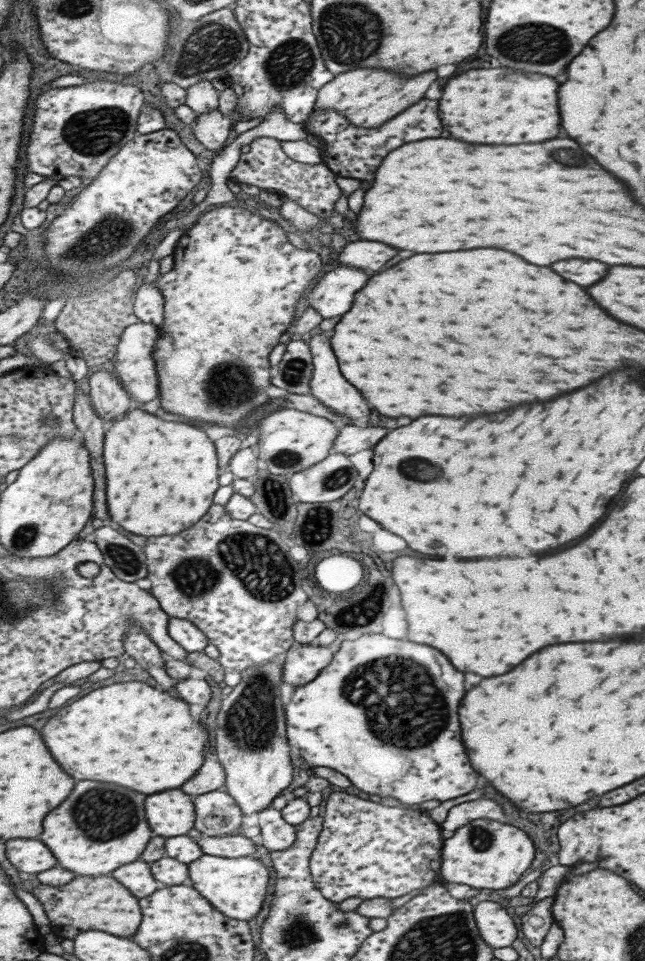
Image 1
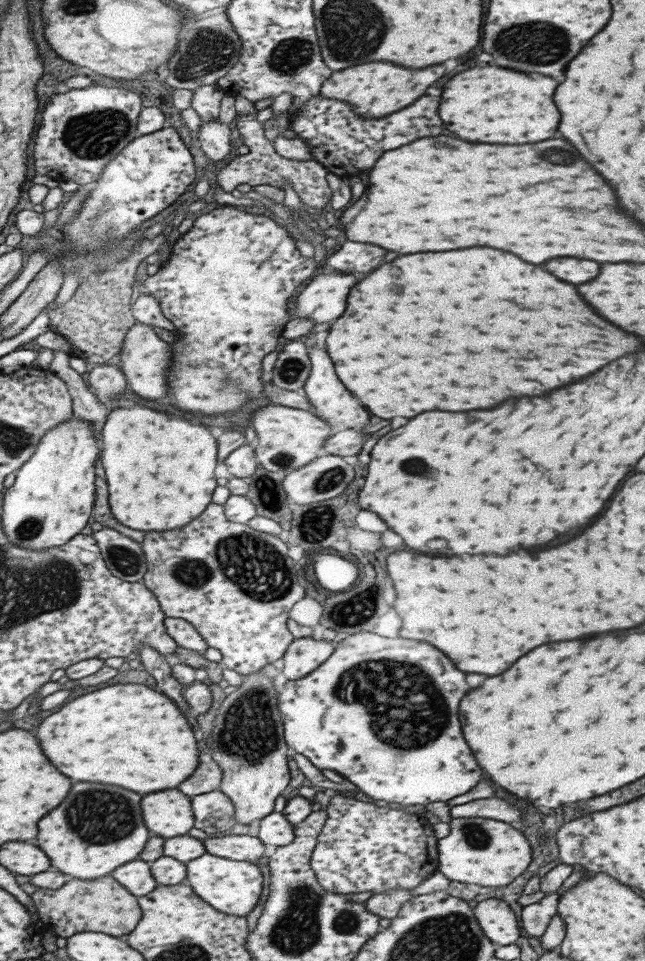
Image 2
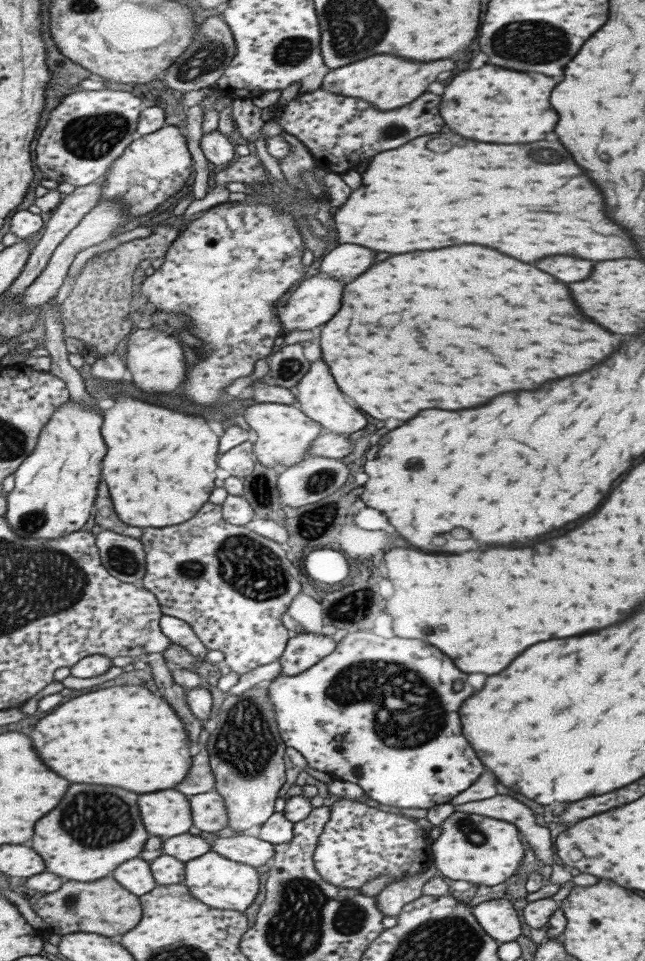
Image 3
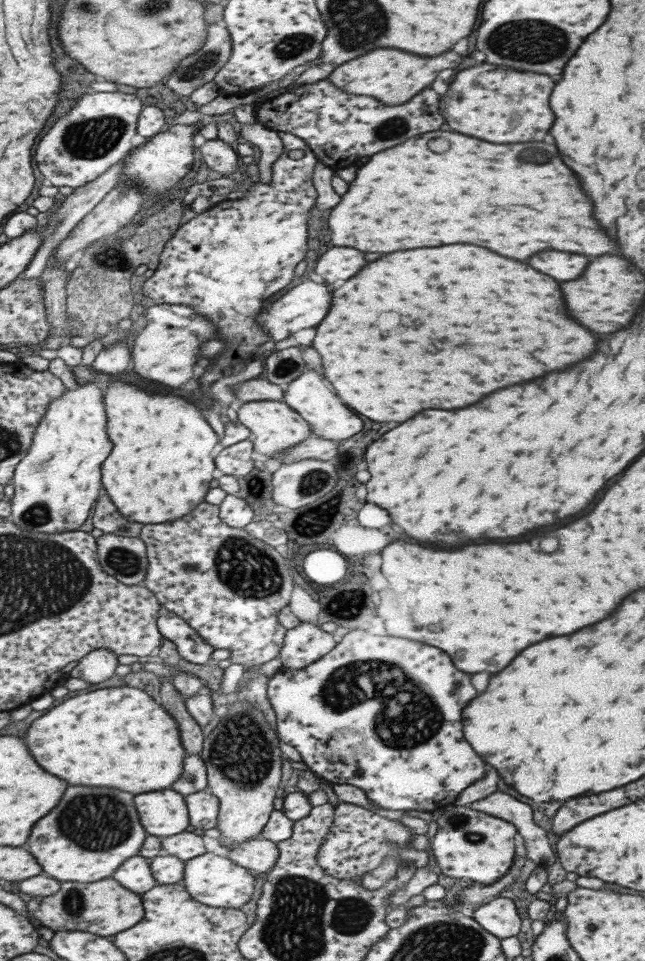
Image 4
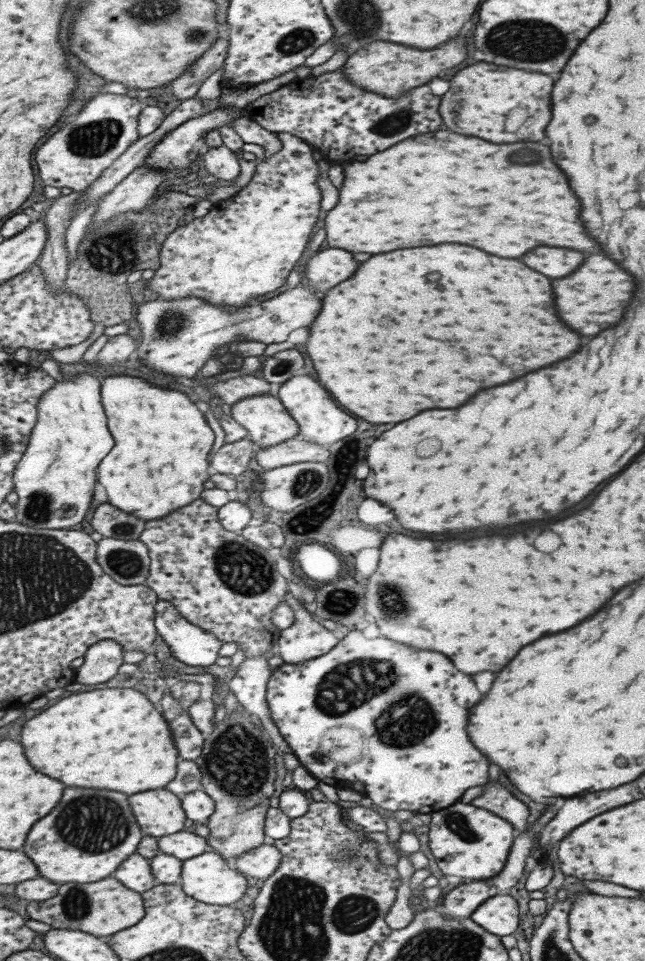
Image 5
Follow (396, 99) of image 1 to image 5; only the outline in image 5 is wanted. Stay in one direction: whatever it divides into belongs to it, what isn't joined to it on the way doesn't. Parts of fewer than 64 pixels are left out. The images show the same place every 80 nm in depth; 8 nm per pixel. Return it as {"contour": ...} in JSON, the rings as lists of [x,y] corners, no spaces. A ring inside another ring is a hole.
{"contour":[[[457,38],[447,40],[445,44],[439,44],[433,50],[405,48],[401,44],[389,44],[383,40],[375,40],[367,44],[365,48],[355,50],[340,69],[345,78],[363,90],[376,92],[383,98],[398,98],[405,90],[412,90],[419,84],[429,82],[441,70],[451,68],[459,64],[461,60],[465,60],[465,46],[457,46]]]}

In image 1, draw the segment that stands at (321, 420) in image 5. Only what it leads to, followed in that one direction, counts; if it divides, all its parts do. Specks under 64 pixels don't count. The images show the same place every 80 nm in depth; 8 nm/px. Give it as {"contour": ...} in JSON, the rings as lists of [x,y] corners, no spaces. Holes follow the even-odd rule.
{"contour":[[[321,333],[307,338],[308,349],[310,350],[311,360],[313,362],[313,374],[311,374],[311,380],[309,380],[309,392],[313,395],[315,400],[318,400],[323,406],[331,408],[335,414],[341,414],[341,416],[347,416],[349,420],[359,420],[359,418],[365,418],[369,414],[369,406],[367,402],[361,398],[361,394],[351,386],[347,384],[339,370],[337,370],[337,362],[335,362],[335,356],[329,348],[329,342],[325,336],[321,336]]]}

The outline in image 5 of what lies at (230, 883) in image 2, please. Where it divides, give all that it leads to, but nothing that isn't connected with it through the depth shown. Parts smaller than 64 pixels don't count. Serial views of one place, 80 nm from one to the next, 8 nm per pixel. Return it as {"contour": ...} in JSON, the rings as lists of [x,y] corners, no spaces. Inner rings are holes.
{"contour":[[[213,851],[202,852],[199,856],[193,856],[193,858],[182,861],[179,883],[187,896],[203,904],[217,906],[232,906],[243,896],[248,887],[247,877],[227,866],[225,859]]]}

